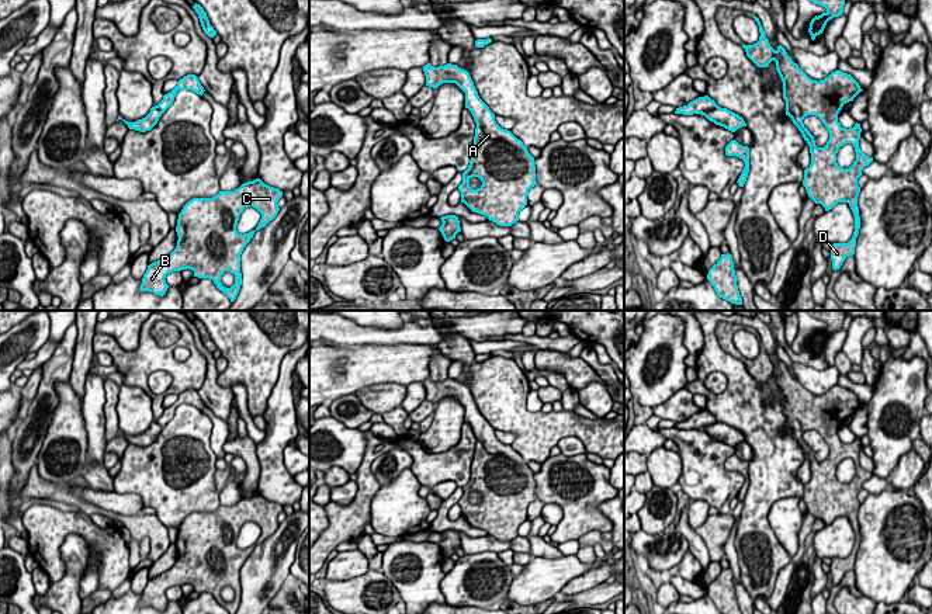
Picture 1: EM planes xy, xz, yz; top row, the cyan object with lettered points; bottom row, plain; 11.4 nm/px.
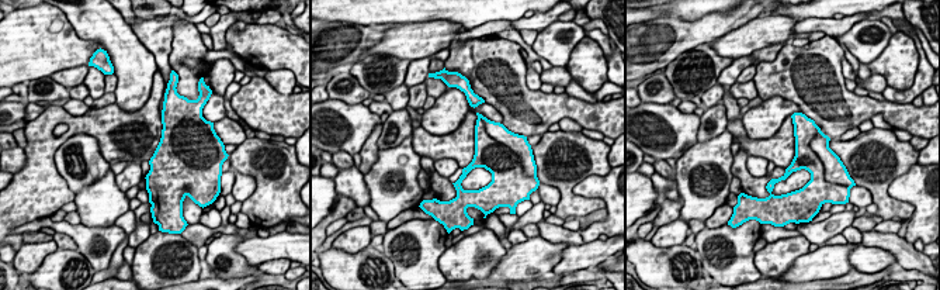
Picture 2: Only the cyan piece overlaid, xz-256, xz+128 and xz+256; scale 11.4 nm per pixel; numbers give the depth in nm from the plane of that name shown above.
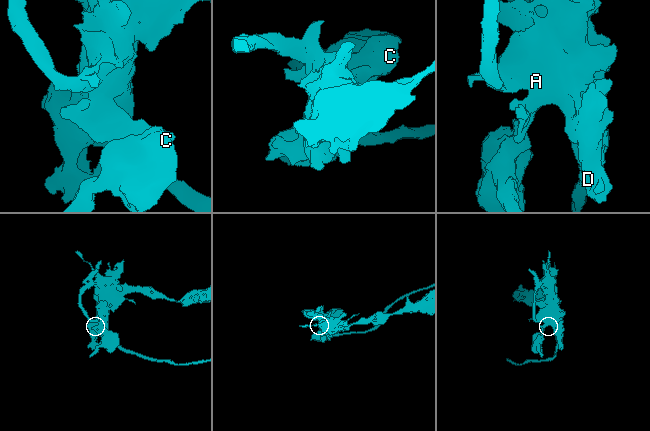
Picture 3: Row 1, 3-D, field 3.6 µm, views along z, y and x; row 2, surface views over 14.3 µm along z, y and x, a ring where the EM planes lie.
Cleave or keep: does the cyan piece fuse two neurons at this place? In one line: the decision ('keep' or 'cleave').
keep

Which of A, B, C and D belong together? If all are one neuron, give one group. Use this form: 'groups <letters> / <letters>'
groups A B C D

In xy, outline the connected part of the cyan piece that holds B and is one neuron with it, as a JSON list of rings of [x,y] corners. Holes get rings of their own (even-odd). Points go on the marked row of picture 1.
[[[256,178],[243,183],[235,191],[219,191],[212,198],[190,200],[179,214],[176,249],[148,266],[141,291],[163,296],[169,288],[166,275],[188,268],[194,271],[194,277],[212,280],[233,302],[242,285],[240,254],[254,232],[277,216],[277,202],[281,197],[283,191]],[[247,207],[256,208],[261,219],[254,230],[240,235],[236,225]],[[225,271],[235,275],[231,288],[221,282]]]

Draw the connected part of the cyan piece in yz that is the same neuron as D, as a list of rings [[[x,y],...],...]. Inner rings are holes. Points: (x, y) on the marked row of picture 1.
[[[753,18],[759,25],[759,41],[753,45],[742,45],[742,48],[758,67],[768,67],[772,60],[776,62],[776,70],[783,81],[786,115],[791,118],[810,146],[811,164],[804,170],[803,180],[808,197],[815,204],[821,204],[825,211],[832,209],[838,202],[848,202],[855,216],[852,239],[848,243],[834,243],[831,247],[832,268],[836,271],[846,257],[855,254],[860,229],[857,178],[873,162],[873,157],[866,156],[859,148],[860,124],[856,122],[849,129],[842,128],[838,114],[863,90],[850,74],[841,70],[832,72],[820,81],[810,79],[782,45],[776,51],[770,46],[759,18]],[[807,115],[818,117],[828,129],[829,139],[824,148],[815,145],[814,136],[804,126],[803,119]],[[846,143],[853,145],[856,160],[849,169],[842,169],[836,163],[836,153]]]

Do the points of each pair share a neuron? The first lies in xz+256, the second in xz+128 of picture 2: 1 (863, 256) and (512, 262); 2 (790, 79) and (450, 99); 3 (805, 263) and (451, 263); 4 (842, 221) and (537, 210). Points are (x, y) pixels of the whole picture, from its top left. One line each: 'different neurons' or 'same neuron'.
1: different neurons
2: different neurons
3: different neurons
4: same neuron

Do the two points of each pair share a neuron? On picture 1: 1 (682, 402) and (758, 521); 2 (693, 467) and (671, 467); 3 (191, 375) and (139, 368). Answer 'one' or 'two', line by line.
1: two
2: two
3: one

